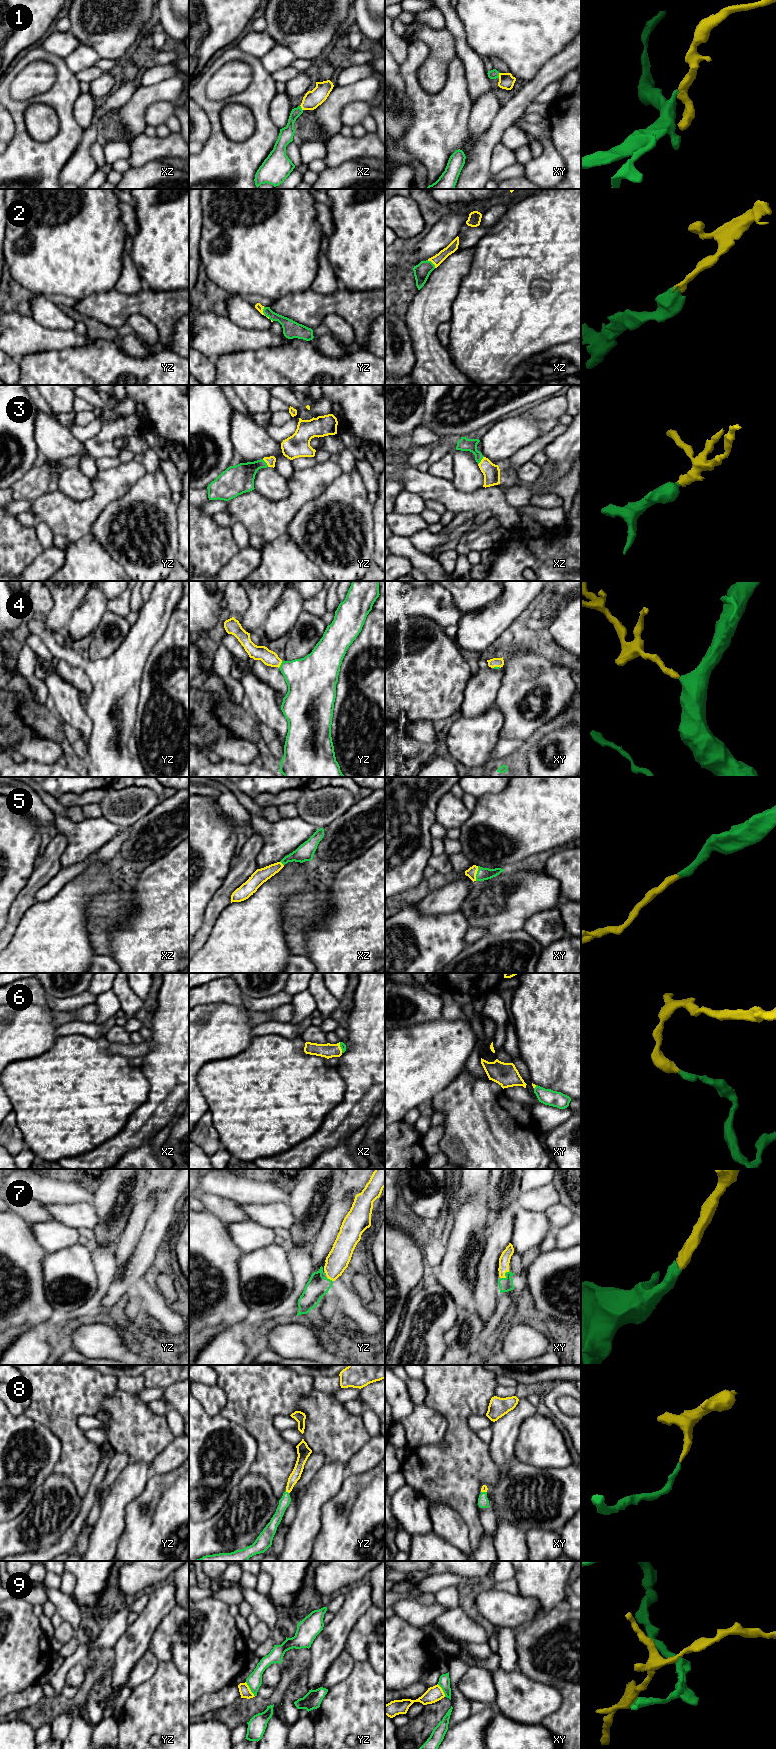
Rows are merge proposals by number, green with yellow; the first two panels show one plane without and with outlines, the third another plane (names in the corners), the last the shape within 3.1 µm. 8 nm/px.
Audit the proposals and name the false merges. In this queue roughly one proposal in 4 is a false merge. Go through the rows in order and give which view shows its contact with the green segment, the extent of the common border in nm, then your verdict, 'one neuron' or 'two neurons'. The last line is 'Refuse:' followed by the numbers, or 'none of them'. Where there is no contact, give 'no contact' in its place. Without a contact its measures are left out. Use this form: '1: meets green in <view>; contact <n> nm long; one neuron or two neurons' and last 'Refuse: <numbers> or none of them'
1: meets green in xz; contact 50 nm long; one neuron
2: meets green in yz; contact 110 nm long; one neuron
3: meets green in yz; contact 80 nm long; one neuron
4: meets green in yz; contact 70 nm long; one neuron
5: meets green in xy; contact 120 nm long; one neuron
6: meets green in xz; contact 90 nm long; one neuron
7: meets green in xy; contact 100 nm long; one neuron
8: meets green in yz; contact 40 nm long; one neuron
9: meets green in yz; contact 140 nm long; two neurons
Refuse: 9

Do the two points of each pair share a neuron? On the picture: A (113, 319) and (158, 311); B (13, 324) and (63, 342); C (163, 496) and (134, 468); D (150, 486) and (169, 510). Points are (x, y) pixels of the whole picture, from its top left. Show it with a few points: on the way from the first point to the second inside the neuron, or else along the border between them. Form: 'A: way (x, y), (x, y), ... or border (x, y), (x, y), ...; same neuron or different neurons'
A: way (124, 308), (147, 307); same neuron
B: way (25, 336), (51, 339); same neuron
C: border (146, 472), (126, 492); different neurons
D: way (152, 492), (163, 504); same neuron

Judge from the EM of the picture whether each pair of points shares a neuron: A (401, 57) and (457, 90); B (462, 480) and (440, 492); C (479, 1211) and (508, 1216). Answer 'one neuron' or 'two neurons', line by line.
A: two neurons
B: two neurons
C: one neuron

